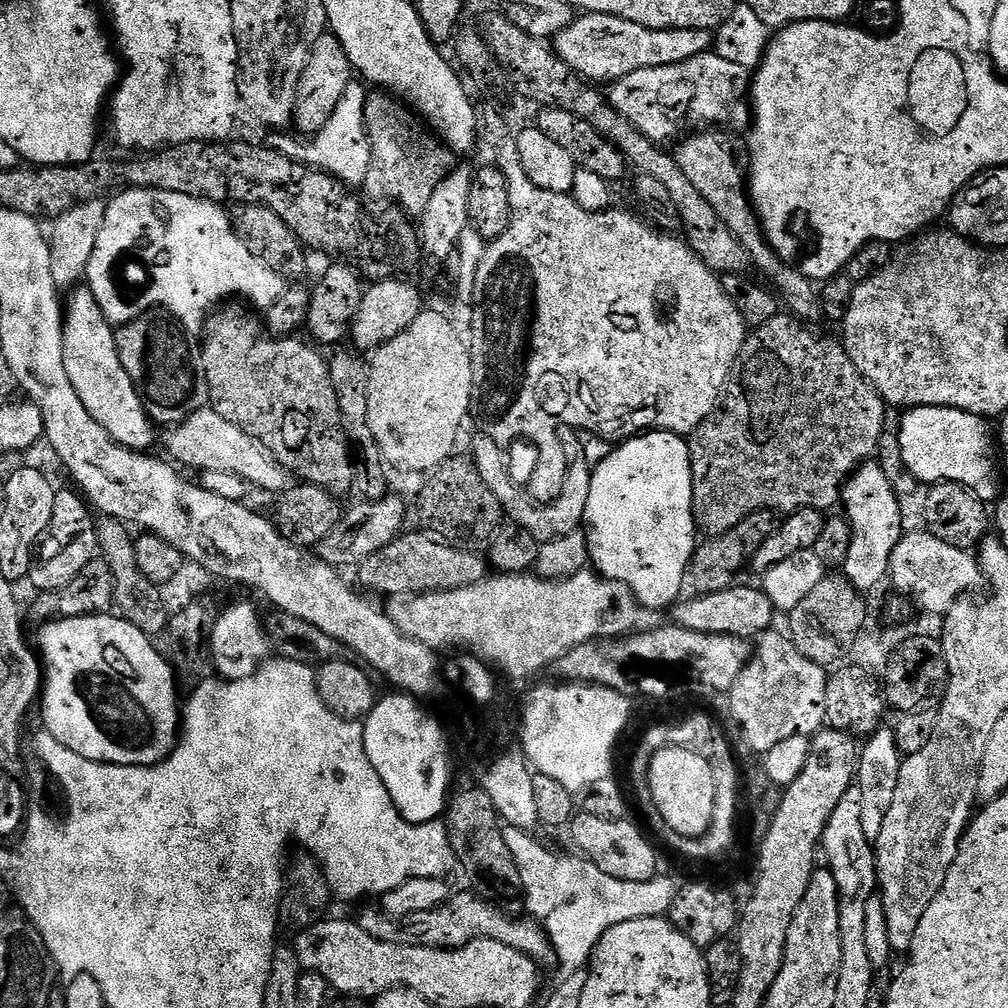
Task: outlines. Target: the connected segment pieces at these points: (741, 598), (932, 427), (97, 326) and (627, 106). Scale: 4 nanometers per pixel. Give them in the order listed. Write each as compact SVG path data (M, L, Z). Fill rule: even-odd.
M743 582L726 590L705 592L693 595L693 600L681 599L671 609L671 623L678 628L694 630L702 634L718 634L719 636L736 636L745 642L751 641L773 627L772 619L778 616L776 607L764 593L763 587L747 588Z
M909 408L901 416L898 435L904 466L921 485L961 484L985 502L1001 495L996 477L998 448L985 417L957 408Z
M87 286L71 289L66 300L64 313L64 365L70 377L70 386L74 386L82 406L90 410L90 418L110 434L110 438L124 448L134 452L144 452L152 444L154 425L144 409L144 400L140 392L130 382L122 358L118 358L116 333L114 326L106 318L102 306L94 298Z
M709 50L674 66L634 70L621 80L615 81L609 87L612 89L607 89L606 95L612 104L612 109L619 116L626 118L642 134L646 134L646 138L664 146L667 145L667 140L675 141L683 137L689 129L704 130L709 126L719 126L724 130L747 129L753 117L750 107L753 79L753 73L746 66L730 62L729 59L720 57L715 50Z

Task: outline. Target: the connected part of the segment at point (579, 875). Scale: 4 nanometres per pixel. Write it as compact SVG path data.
M511 826L505 827L503 832L506 846L518 866L527 915L542 922L543 930L552 943L555 963L560 963L561 977L573 976L589 967L592 951L606 930L638 918L667 917L672 905L674 884L663 874L657 874L646 882L610 878L610 874L602 874L598 866L589 864L583 858L571 860L568 856L551 852L532 835L531 831Z

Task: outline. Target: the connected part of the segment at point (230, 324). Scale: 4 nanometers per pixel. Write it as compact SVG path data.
M232 302L213 311L202 329L204 345L198 348L198 363L208 387L210 407L222 414L226 422L234 422L238 430L246 430L250 438L258 438L258 442L262 442L262 446L266 446L266 450L270 450L297 481L322 486L322 490L331 496L344 498L348 491L353 491L356 470L348 435L342 426L342 414L338 410L338 394L334 394L330 382L326 356L320 353L323 351L315 343L299 340L299 335L268 335L261 317L255 311L239 306L244 307Z

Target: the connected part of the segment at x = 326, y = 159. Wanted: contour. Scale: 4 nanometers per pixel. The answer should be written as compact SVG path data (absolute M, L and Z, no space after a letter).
M353 82L350 86L346 86L346 94L342 94L342 102L338 102L334 114L330 114L330 122L326 122L324 129L309 139L312 140L309 144L284 136L288 134L272 134L269 135L272 137L266 140L267 147L286 154L292 160L298 160L302 164L310 164L322 172L328 172L343 184L363 185L366 174L370 170L368 131L364 128L364 103L369 93L363 87L365 88L365 85L360 82Z

